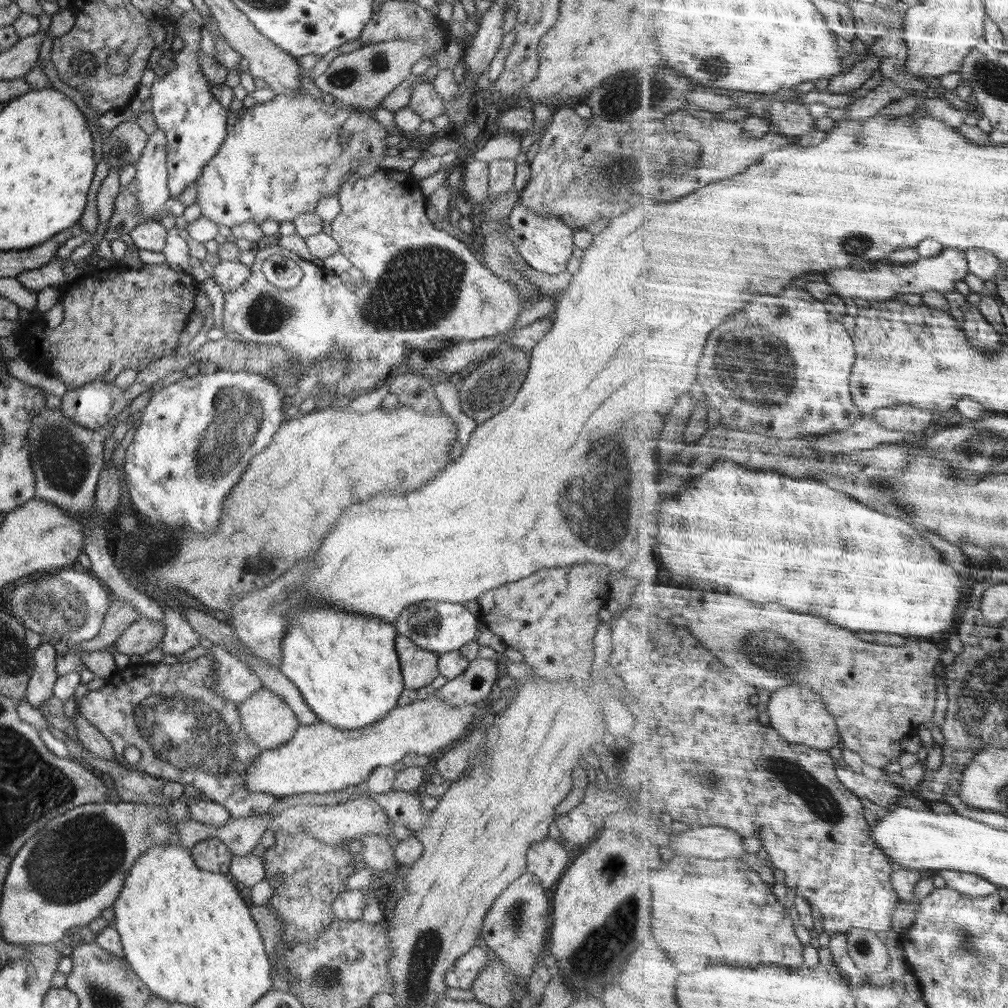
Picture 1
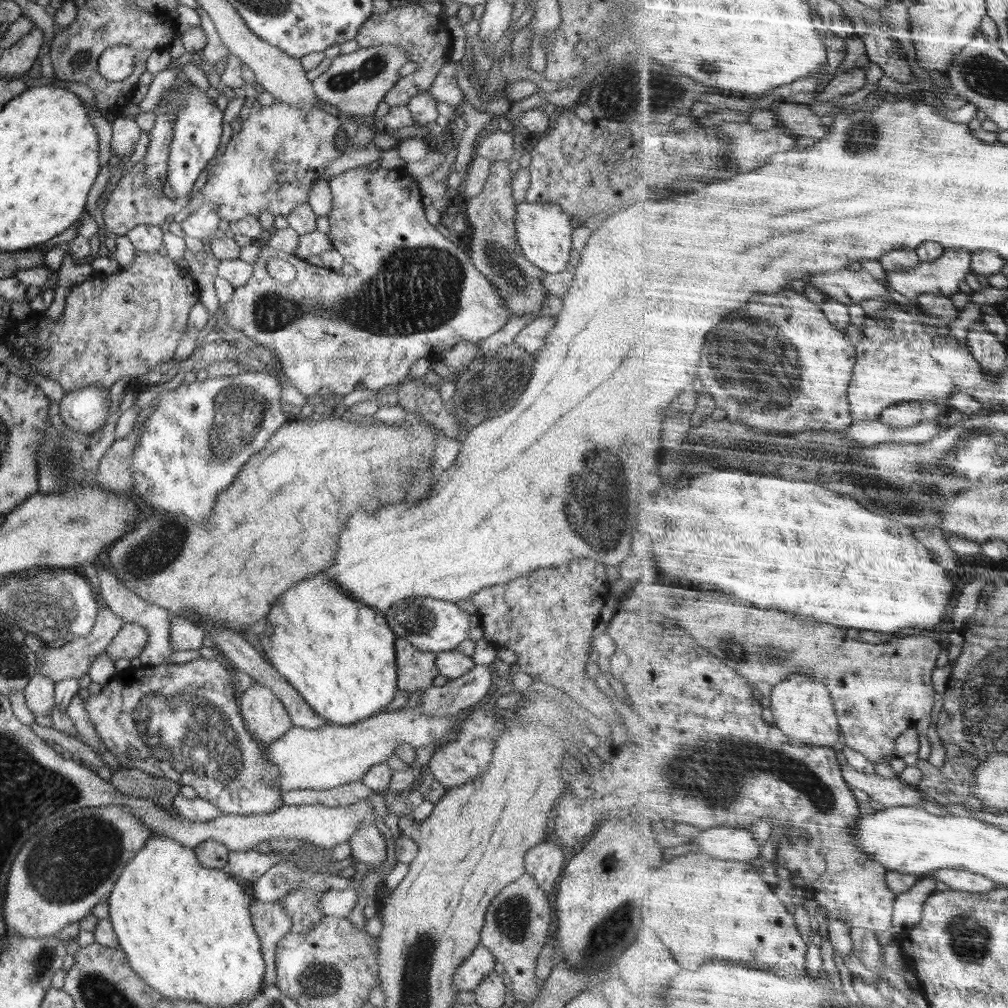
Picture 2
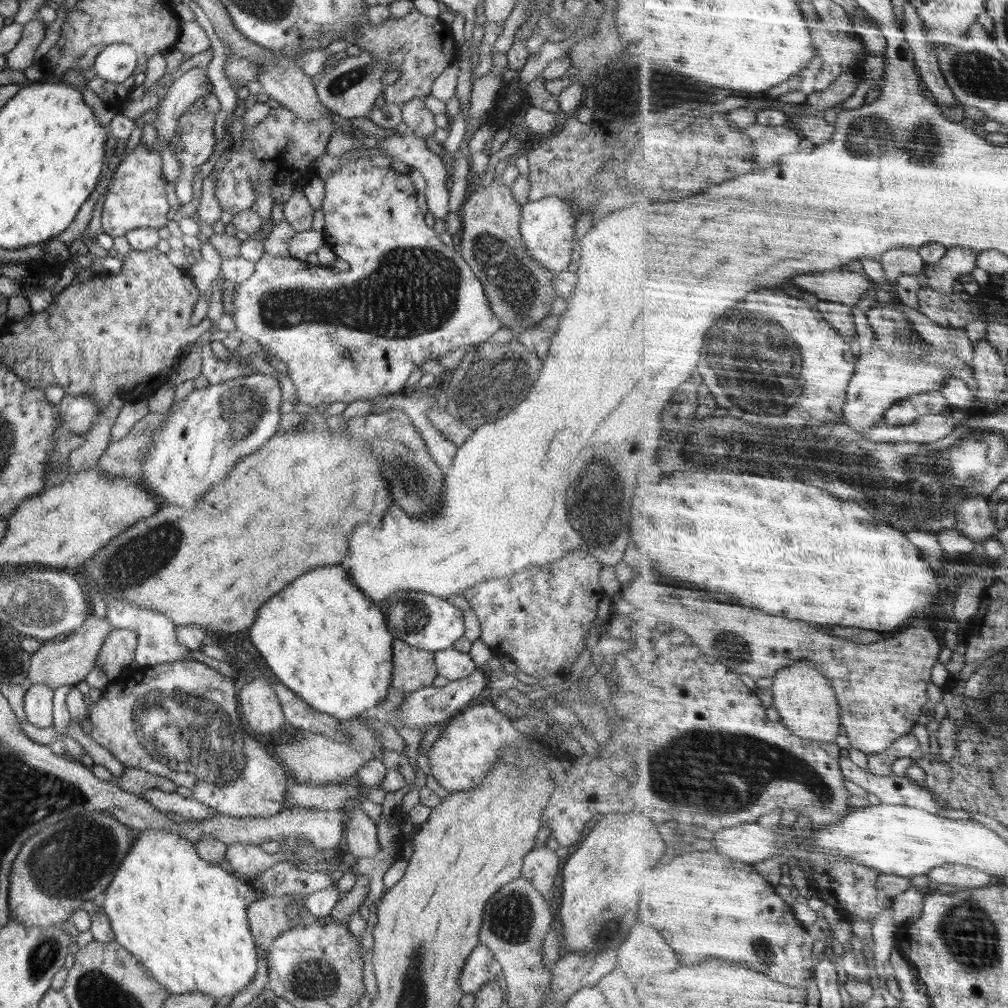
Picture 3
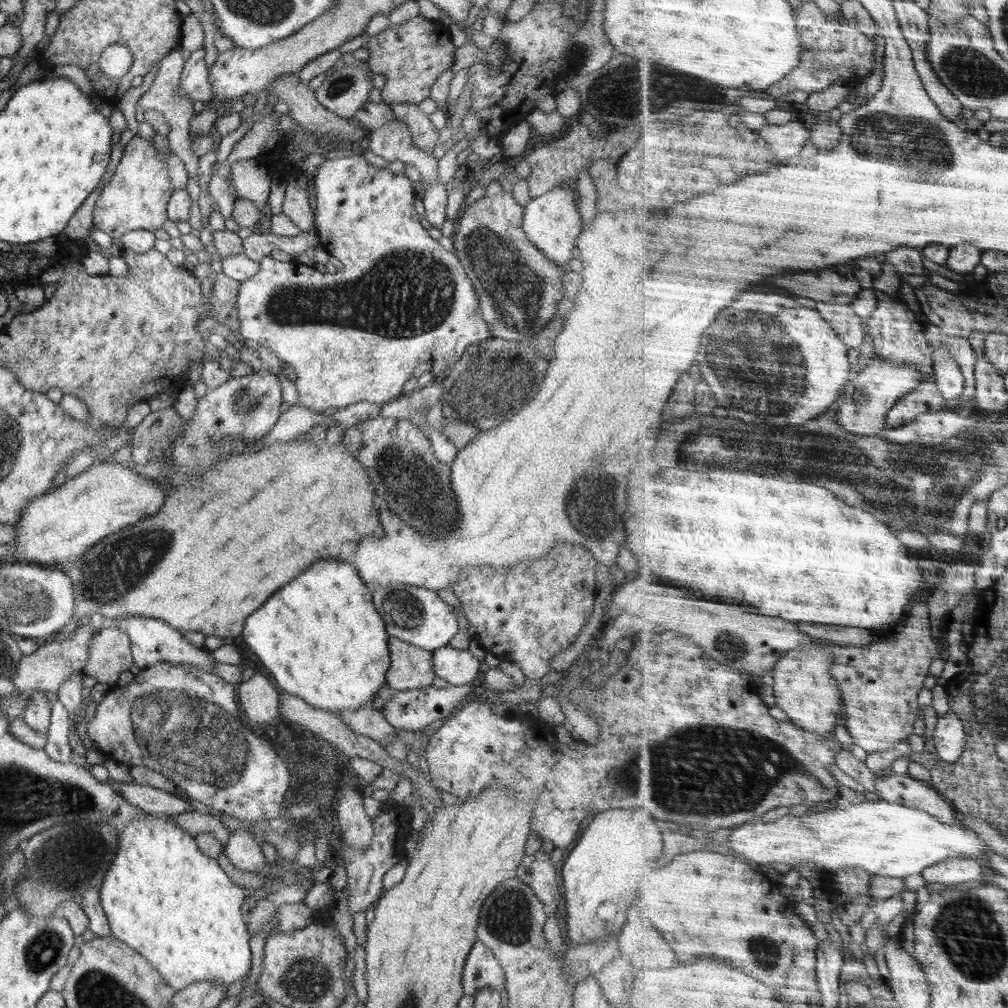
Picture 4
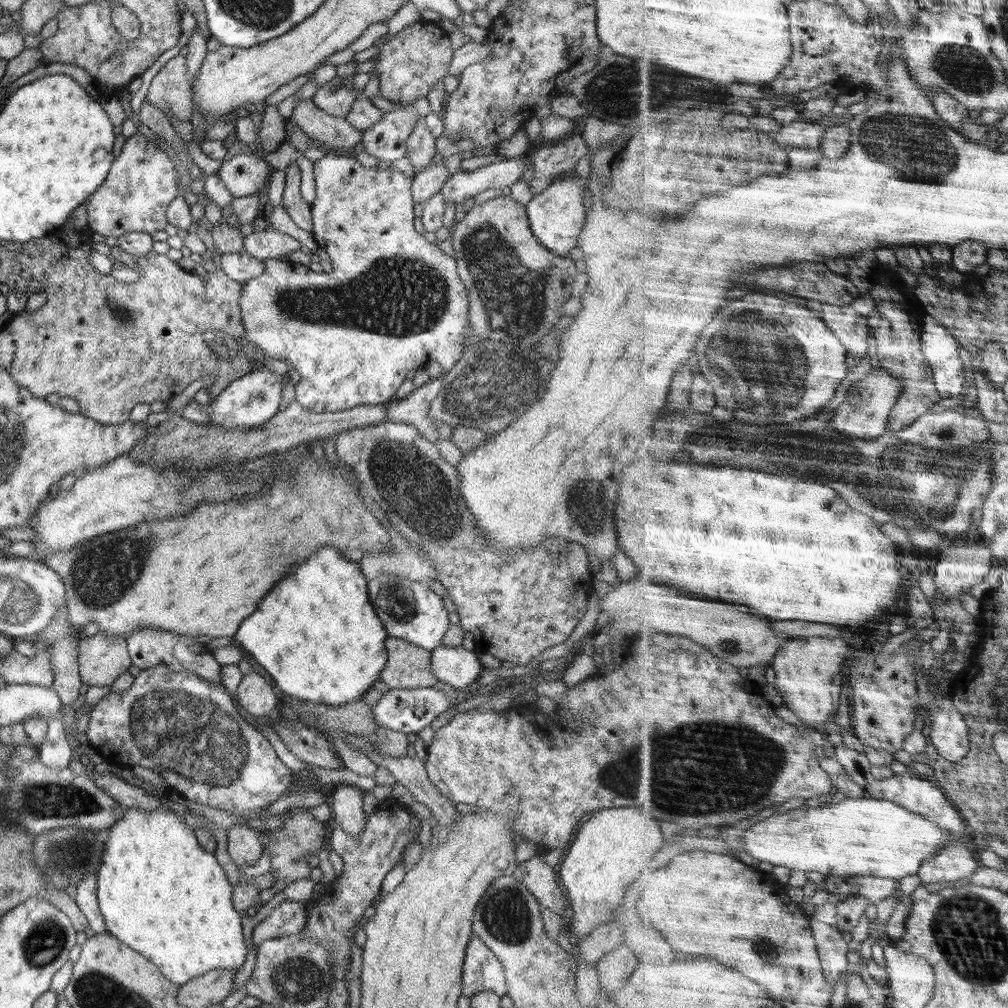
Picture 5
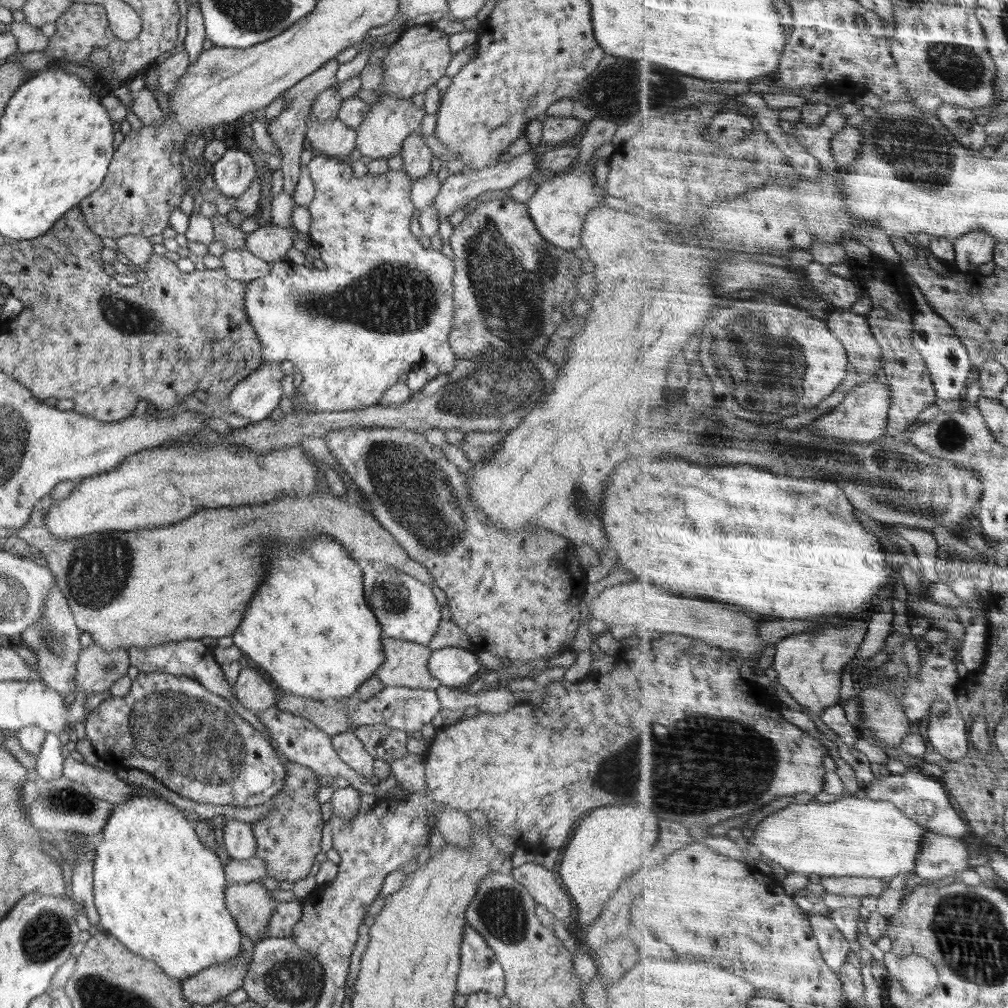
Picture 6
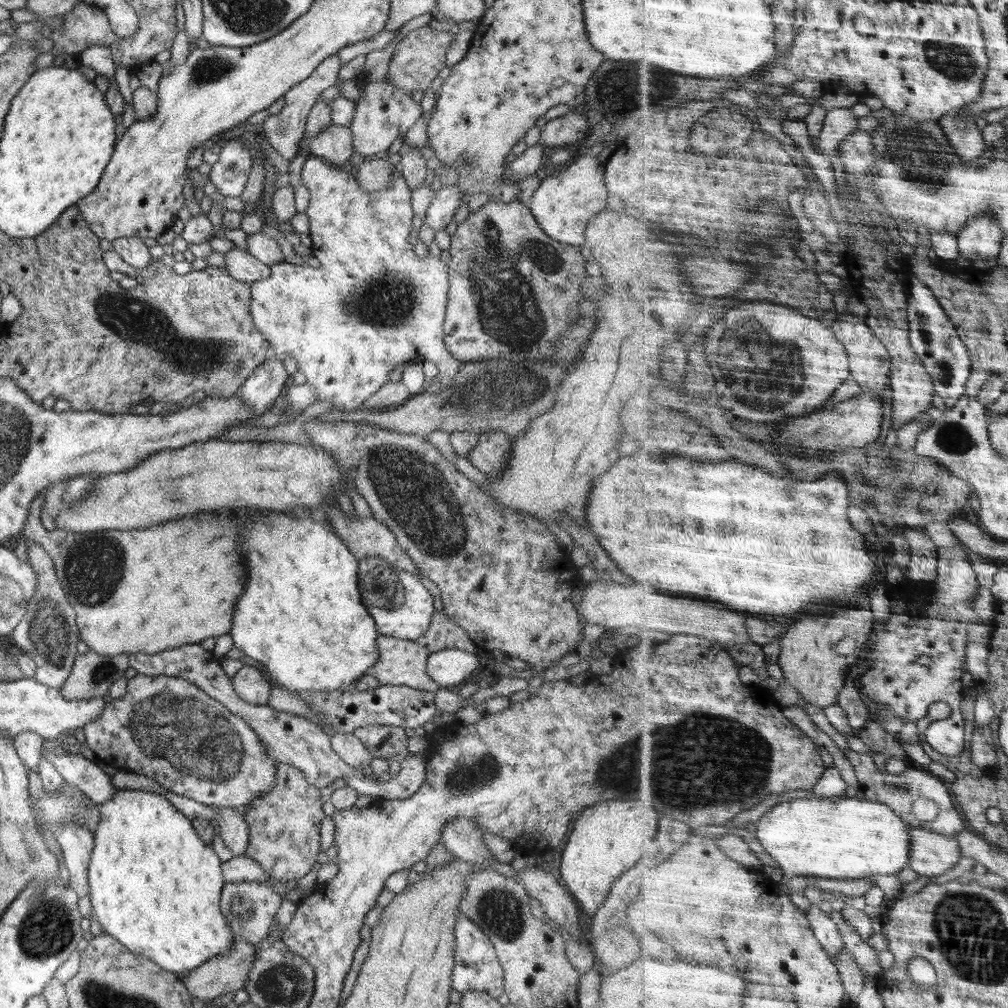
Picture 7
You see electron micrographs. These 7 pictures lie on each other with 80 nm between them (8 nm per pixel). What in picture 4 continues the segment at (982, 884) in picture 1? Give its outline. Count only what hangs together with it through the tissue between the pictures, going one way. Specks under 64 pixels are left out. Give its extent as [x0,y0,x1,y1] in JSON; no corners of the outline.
[923,858,987,887]

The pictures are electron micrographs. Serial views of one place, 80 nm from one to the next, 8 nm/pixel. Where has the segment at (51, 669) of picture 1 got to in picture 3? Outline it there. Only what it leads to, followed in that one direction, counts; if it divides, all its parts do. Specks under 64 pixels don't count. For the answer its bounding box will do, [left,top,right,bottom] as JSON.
[24,684,53,726]

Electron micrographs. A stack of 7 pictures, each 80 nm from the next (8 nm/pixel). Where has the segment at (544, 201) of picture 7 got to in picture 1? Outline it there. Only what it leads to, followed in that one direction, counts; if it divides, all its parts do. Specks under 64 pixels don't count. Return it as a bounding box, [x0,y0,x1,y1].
[504,200,576,275]

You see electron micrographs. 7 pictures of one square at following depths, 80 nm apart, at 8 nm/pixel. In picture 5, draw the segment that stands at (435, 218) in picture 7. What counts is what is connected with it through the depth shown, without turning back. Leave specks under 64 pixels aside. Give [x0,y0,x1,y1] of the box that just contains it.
[441,158,529,204]

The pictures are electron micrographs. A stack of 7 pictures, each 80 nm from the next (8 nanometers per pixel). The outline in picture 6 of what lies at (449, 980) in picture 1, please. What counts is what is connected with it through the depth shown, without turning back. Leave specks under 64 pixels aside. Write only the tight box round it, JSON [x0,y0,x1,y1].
[457,923,505,998]

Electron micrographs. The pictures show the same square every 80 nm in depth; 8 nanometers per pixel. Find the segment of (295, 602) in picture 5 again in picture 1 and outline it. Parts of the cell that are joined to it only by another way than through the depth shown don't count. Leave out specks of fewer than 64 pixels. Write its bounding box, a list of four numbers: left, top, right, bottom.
[279,600,405,730]

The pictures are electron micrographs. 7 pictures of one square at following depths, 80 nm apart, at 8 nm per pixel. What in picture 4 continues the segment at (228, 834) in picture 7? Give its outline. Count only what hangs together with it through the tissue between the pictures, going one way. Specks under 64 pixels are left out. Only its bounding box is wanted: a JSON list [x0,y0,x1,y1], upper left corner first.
[225,829,267,872]

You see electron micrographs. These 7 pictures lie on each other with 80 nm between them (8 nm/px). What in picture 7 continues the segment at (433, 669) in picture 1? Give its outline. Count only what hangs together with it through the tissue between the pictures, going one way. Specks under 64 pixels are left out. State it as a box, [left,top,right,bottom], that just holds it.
[369,634,441,693]

